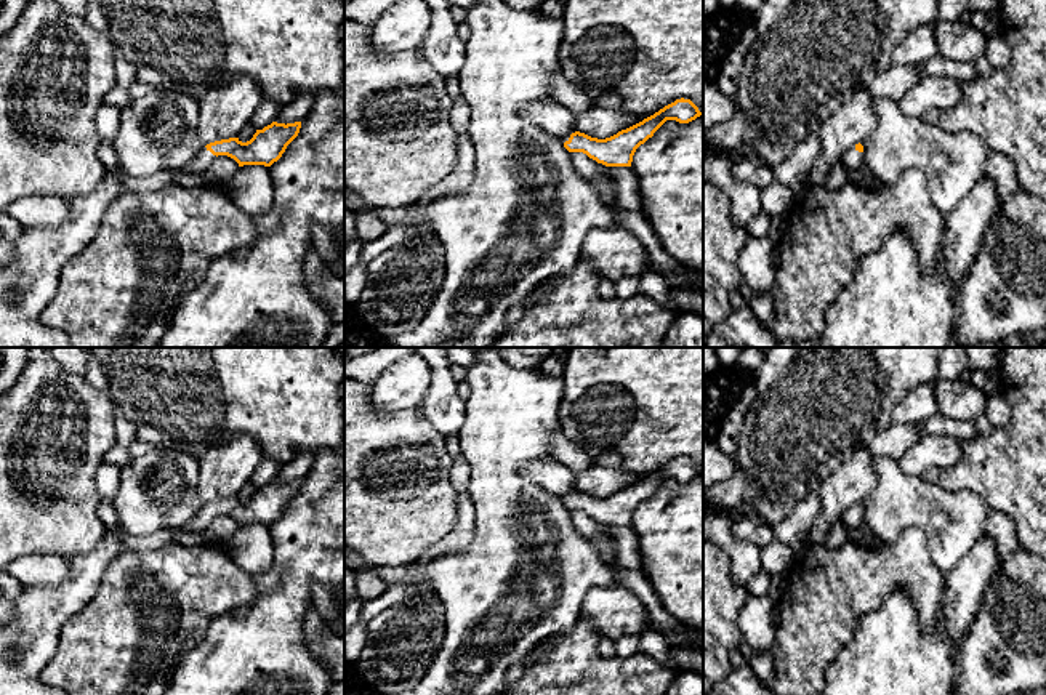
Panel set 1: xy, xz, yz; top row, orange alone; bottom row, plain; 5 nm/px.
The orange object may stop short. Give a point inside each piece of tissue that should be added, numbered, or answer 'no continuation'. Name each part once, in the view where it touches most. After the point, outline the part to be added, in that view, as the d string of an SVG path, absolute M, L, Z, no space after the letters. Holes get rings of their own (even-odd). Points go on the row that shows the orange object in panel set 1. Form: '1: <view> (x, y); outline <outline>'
1: xy (199, 165); outline M205 146L200 151L200 154L191 160L187 165L178 170L168 170L168 171L183 171L186 175L203 175L210 163L215 160L216 155L213 155Z

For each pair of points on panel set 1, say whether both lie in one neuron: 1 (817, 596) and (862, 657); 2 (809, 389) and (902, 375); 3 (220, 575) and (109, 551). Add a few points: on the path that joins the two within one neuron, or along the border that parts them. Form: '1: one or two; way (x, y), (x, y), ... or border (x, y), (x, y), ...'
1: two; border (873, 610), (860, 620), (852, 639), (827, 670)
2: one; way (832, 375), (880, 375)
3: two; border (125, 548), (108, 567), (100, 585)

